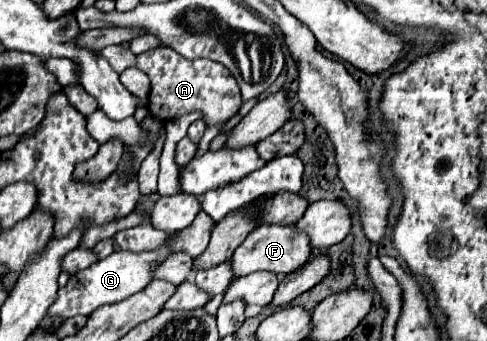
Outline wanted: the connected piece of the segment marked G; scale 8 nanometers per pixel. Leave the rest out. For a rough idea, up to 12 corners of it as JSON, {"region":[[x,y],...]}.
{"region":[[113,252],[59,288],[49,318],[91,316],[151,282],[169,254]]}

